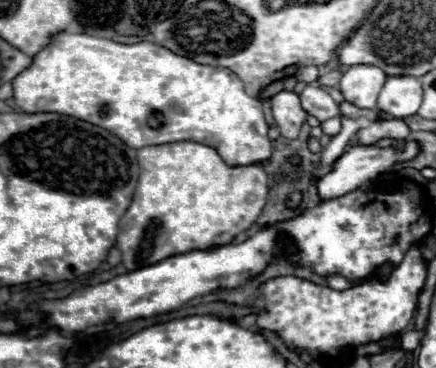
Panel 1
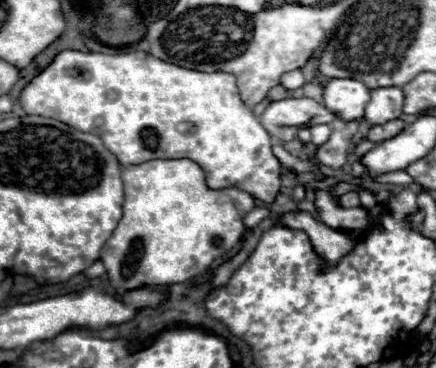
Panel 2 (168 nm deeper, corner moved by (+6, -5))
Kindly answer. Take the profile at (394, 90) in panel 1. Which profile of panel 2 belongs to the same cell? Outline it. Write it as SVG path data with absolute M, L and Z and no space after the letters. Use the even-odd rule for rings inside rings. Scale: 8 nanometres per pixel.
M380 87L370 93L370 103L366 105L366 123L368 125L384 125L402 115L404 93L400 87Z

